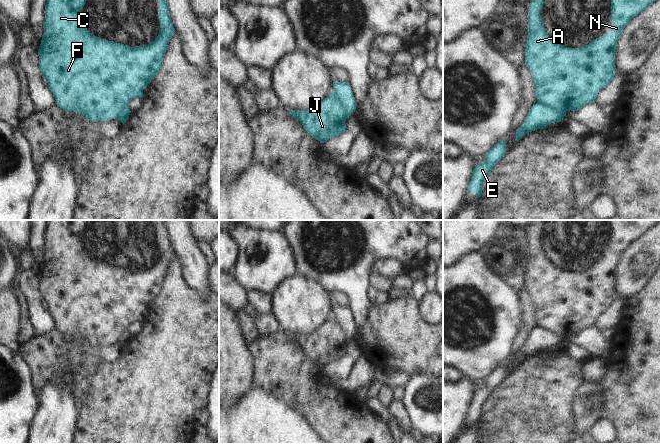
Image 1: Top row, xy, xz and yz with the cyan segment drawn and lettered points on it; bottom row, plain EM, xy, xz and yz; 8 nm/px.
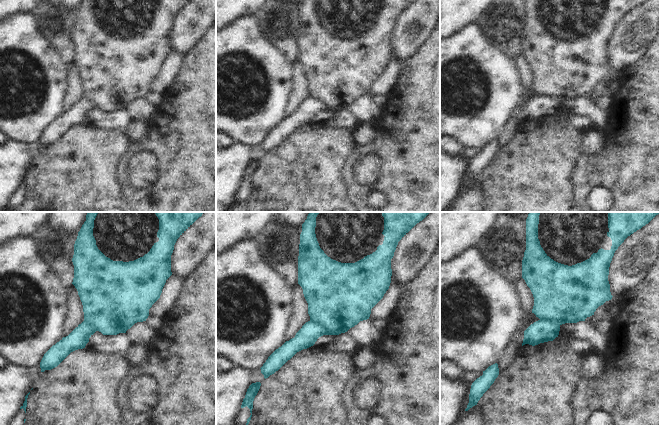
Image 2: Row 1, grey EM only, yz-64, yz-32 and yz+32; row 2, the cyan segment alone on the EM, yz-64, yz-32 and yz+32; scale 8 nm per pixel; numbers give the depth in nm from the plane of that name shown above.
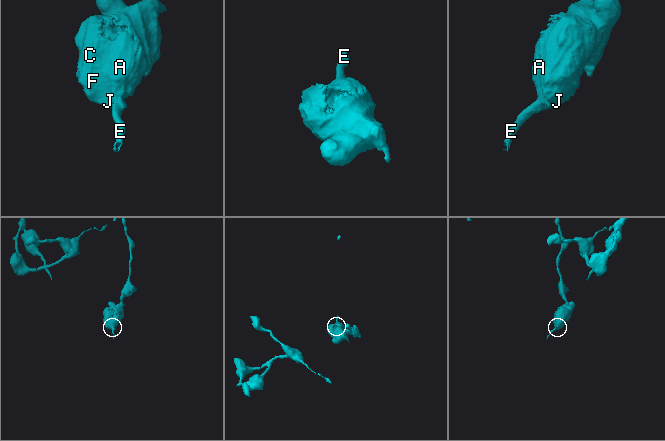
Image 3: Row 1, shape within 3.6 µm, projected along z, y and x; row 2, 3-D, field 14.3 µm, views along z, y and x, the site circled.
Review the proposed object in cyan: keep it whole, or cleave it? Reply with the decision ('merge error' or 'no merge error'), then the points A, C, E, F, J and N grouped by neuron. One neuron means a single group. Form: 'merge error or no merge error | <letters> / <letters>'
merge error | A C F J N / E

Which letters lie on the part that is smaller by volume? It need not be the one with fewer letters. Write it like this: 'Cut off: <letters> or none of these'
Cut off: E

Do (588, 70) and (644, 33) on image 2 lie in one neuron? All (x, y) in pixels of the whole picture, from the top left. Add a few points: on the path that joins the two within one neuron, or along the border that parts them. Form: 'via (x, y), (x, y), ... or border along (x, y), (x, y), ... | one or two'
border along (613, 33), (608, 51), (609, 67), (612, 72) | two

